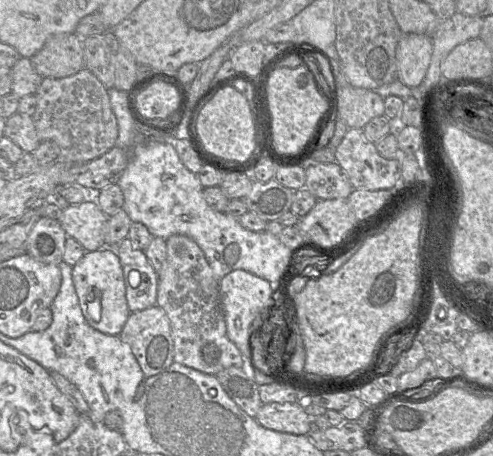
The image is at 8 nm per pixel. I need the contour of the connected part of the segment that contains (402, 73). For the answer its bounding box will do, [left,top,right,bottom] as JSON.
[396,34,432,88]

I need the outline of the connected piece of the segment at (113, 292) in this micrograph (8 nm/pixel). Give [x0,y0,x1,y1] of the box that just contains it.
[72,247,131,336]

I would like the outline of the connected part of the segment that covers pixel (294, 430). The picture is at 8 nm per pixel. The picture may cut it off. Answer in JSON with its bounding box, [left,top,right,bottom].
[255,403,313,435]

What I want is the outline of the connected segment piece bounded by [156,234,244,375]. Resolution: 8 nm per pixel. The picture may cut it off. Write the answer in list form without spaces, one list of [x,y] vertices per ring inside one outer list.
[[[173,234],[166,240],[166,259],[158,273],[157,304],[166,312],[174,344],[174,362],[216,375],[229,367],[243,367],[244,358],[228,338],[220,304],[219,280],[204,252],[190,237]]]

